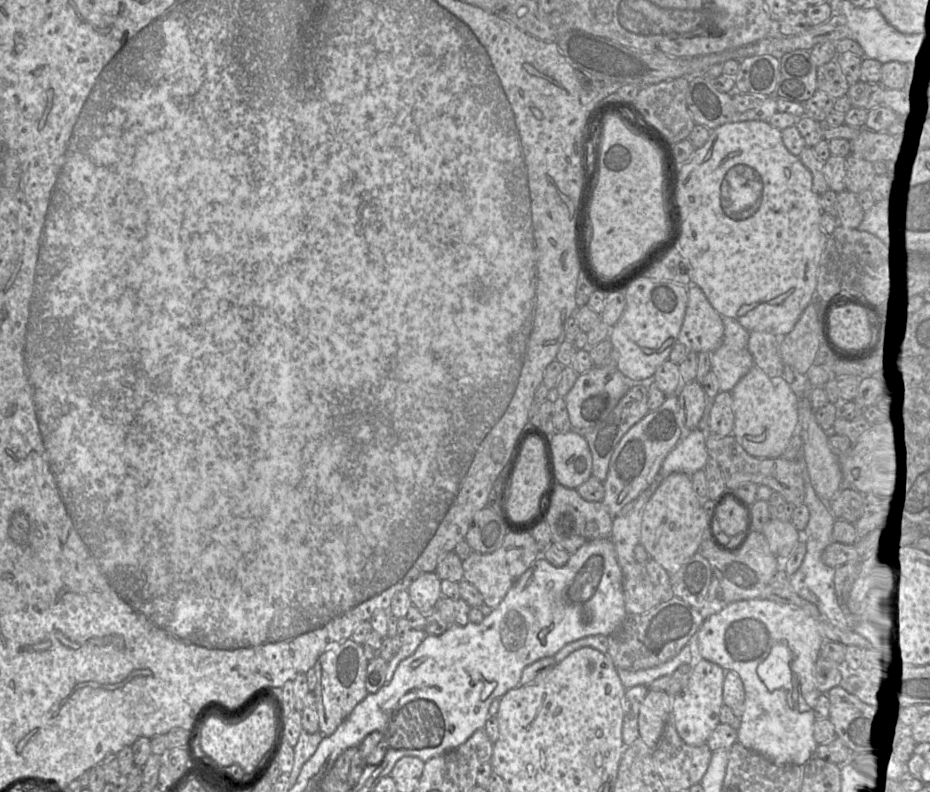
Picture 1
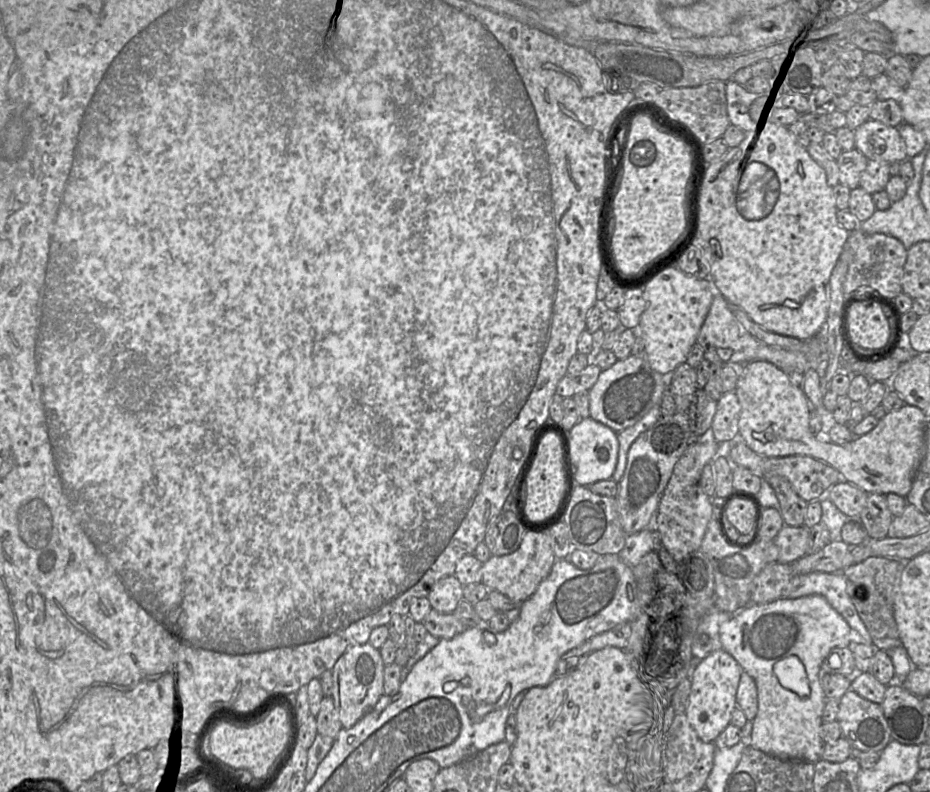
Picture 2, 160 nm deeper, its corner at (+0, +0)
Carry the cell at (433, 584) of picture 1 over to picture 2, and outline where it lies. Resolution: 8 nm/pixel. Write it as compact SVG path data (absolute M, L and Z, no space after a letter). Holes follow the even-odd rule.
M453 575L440 579L427 596L431 608L440 613L453 613L463 600L463 585Z

